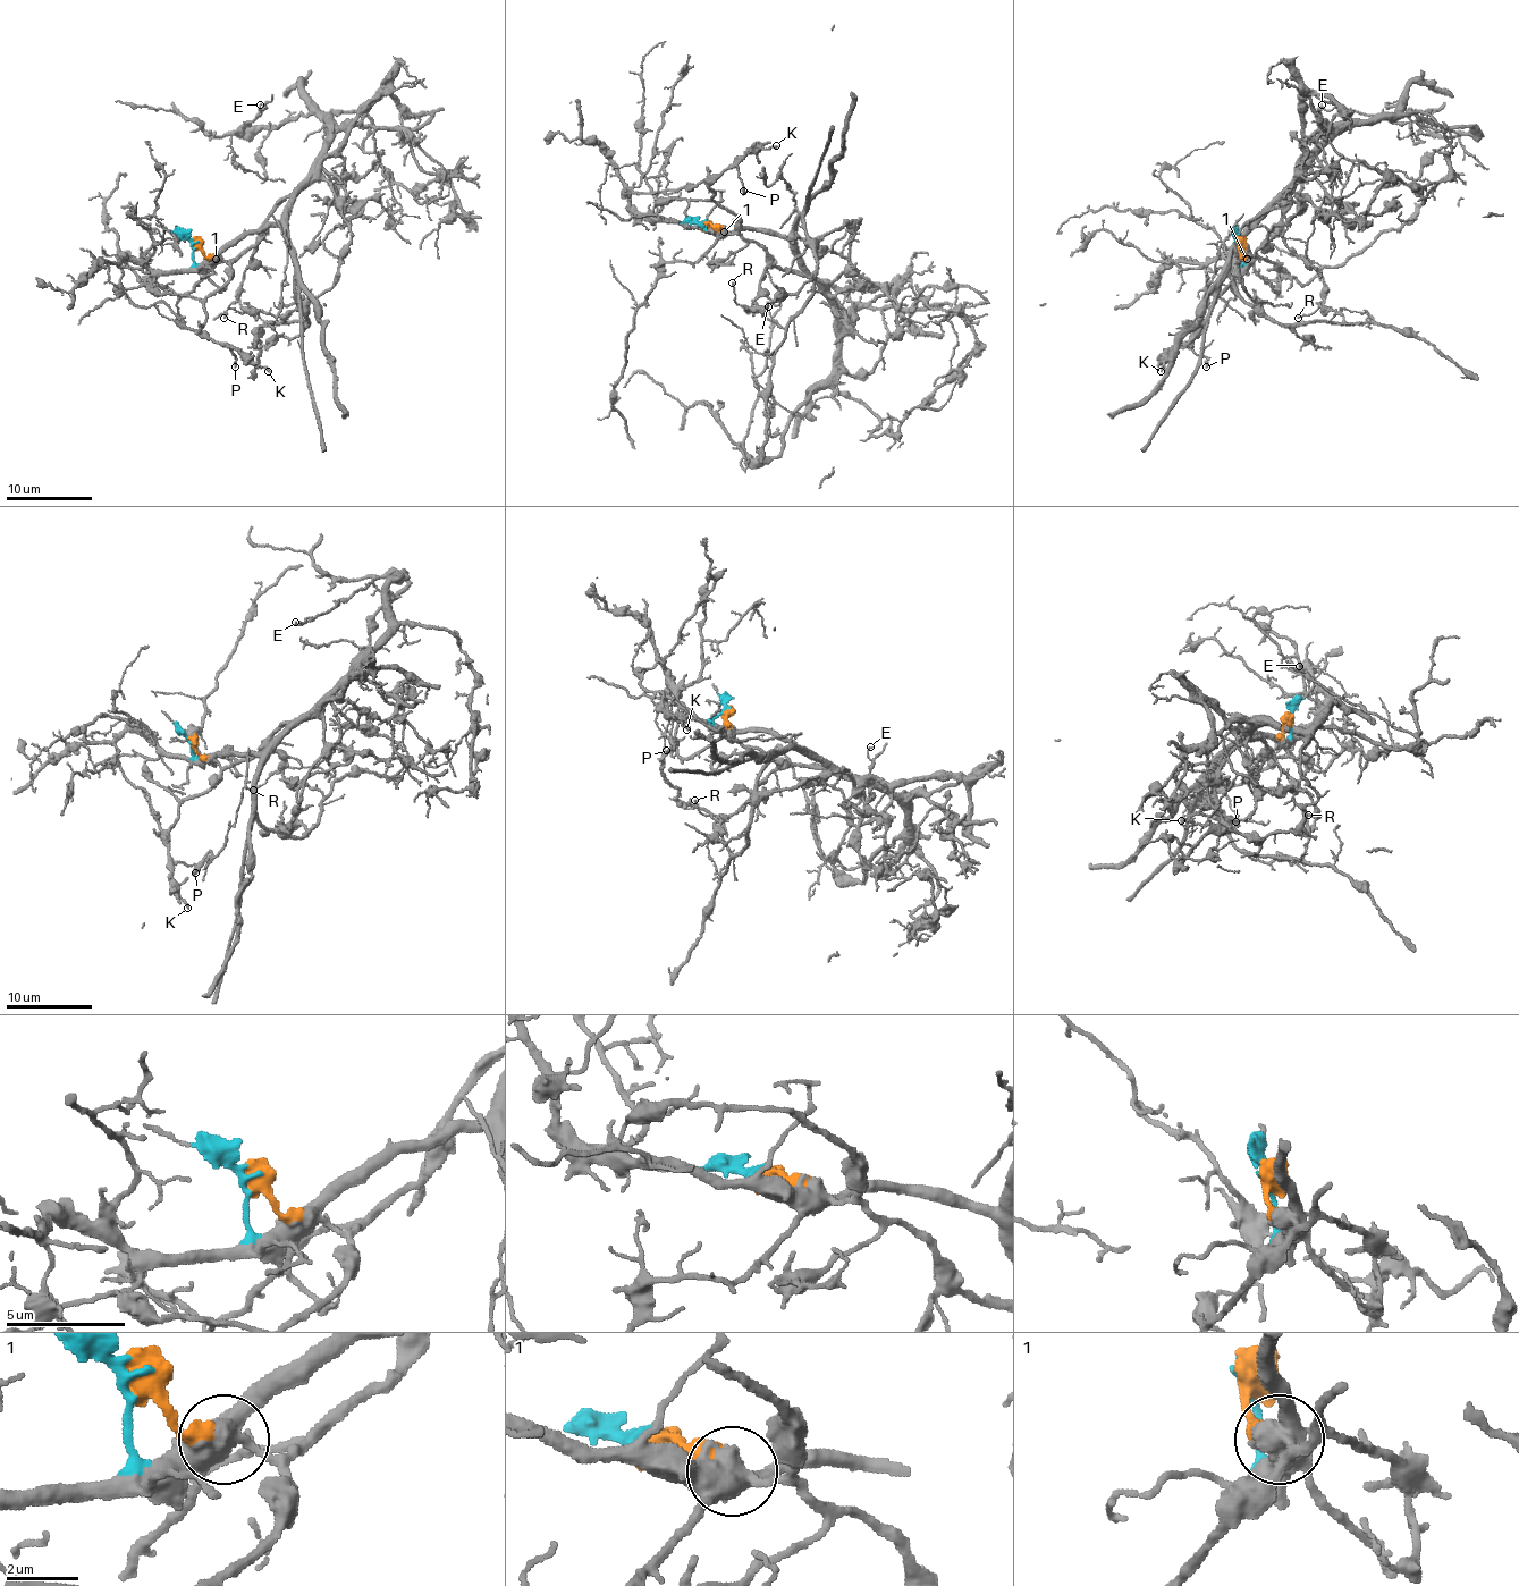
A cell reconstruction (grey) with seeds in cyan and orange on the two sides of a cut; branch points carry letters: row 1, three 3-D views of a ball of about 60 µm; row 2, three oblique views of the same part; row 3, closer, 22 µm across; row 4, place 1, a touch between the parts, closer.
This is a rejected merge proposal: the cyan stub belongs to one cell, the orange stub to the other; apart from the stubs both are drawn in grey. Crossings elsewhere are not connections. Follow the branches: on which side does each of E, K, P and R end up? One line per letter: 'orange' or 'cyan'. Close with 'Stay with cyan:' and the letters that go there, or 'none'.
E: cyan
K: orange
P: orange
R: orange
Stay with cyan: E

